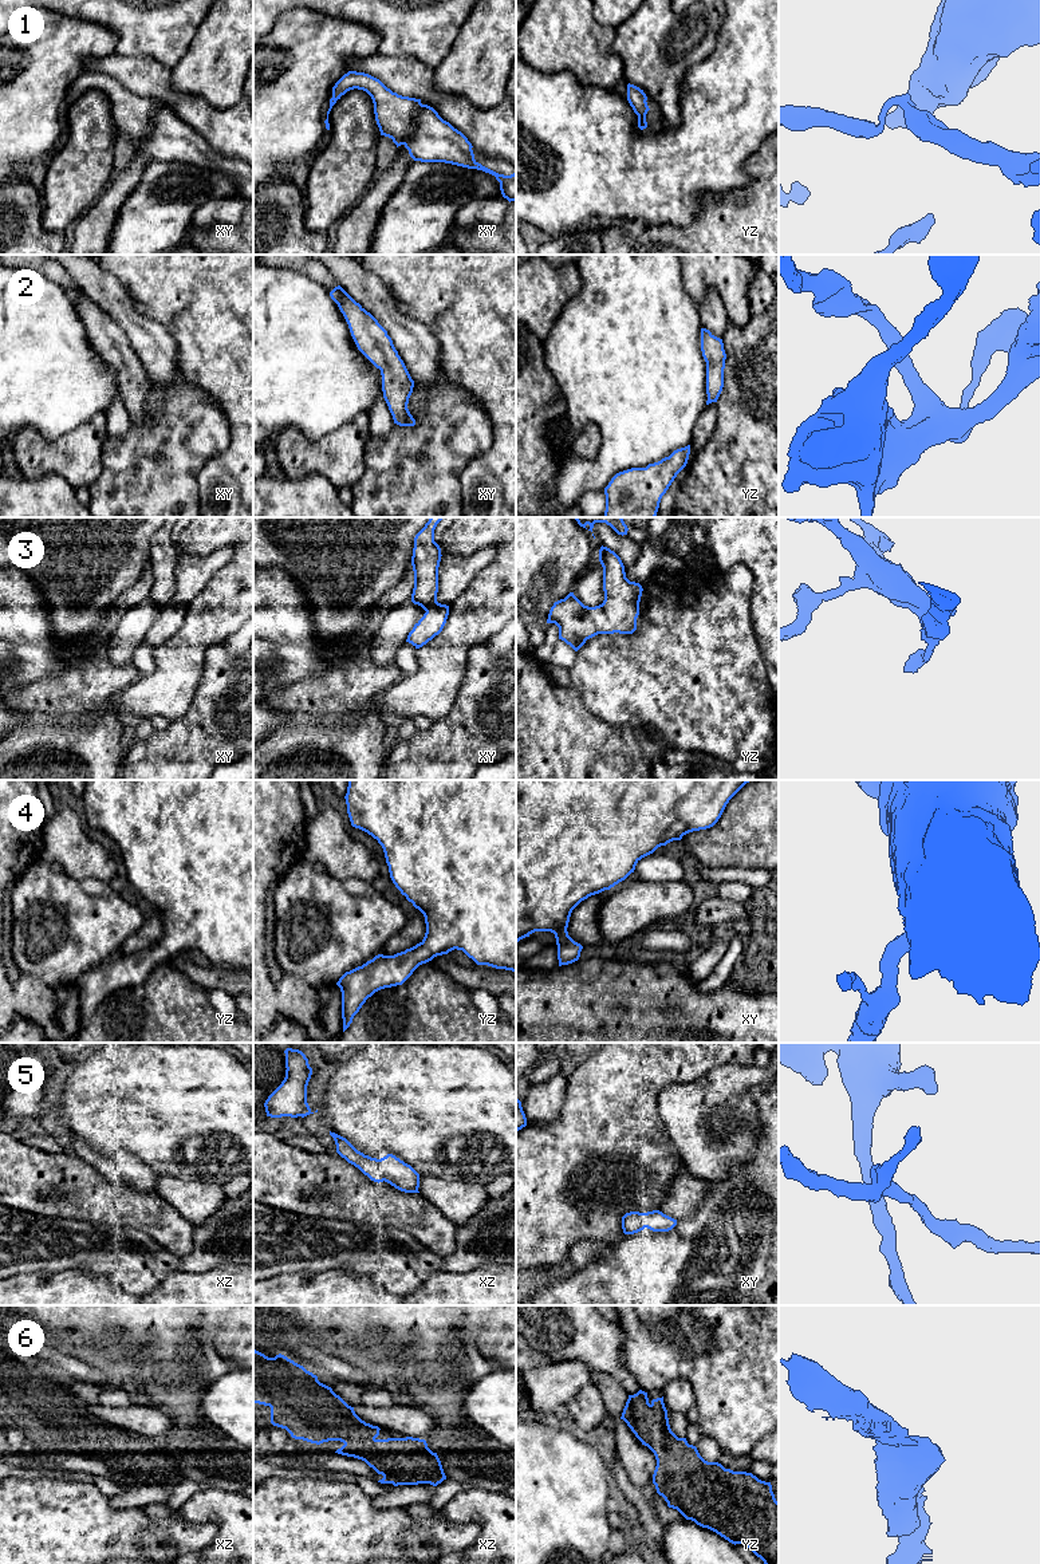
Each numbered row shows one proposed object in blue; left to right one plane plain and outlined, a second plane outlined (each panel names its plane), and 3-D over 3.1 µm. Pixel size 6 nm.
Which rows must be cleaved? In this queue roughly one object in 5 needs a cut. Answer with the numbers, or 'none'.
none

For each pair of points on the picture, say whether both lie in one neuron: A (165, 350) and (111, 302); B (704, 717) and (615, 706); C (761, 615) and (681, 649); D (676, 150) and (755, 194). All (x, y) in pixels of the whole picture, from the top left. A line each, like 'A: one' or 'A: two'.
A: one
B: one
C: two
D: two

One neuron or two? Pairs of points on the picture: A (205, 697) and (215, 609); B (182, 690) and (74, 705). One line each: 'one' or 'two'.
A: two
B: one

